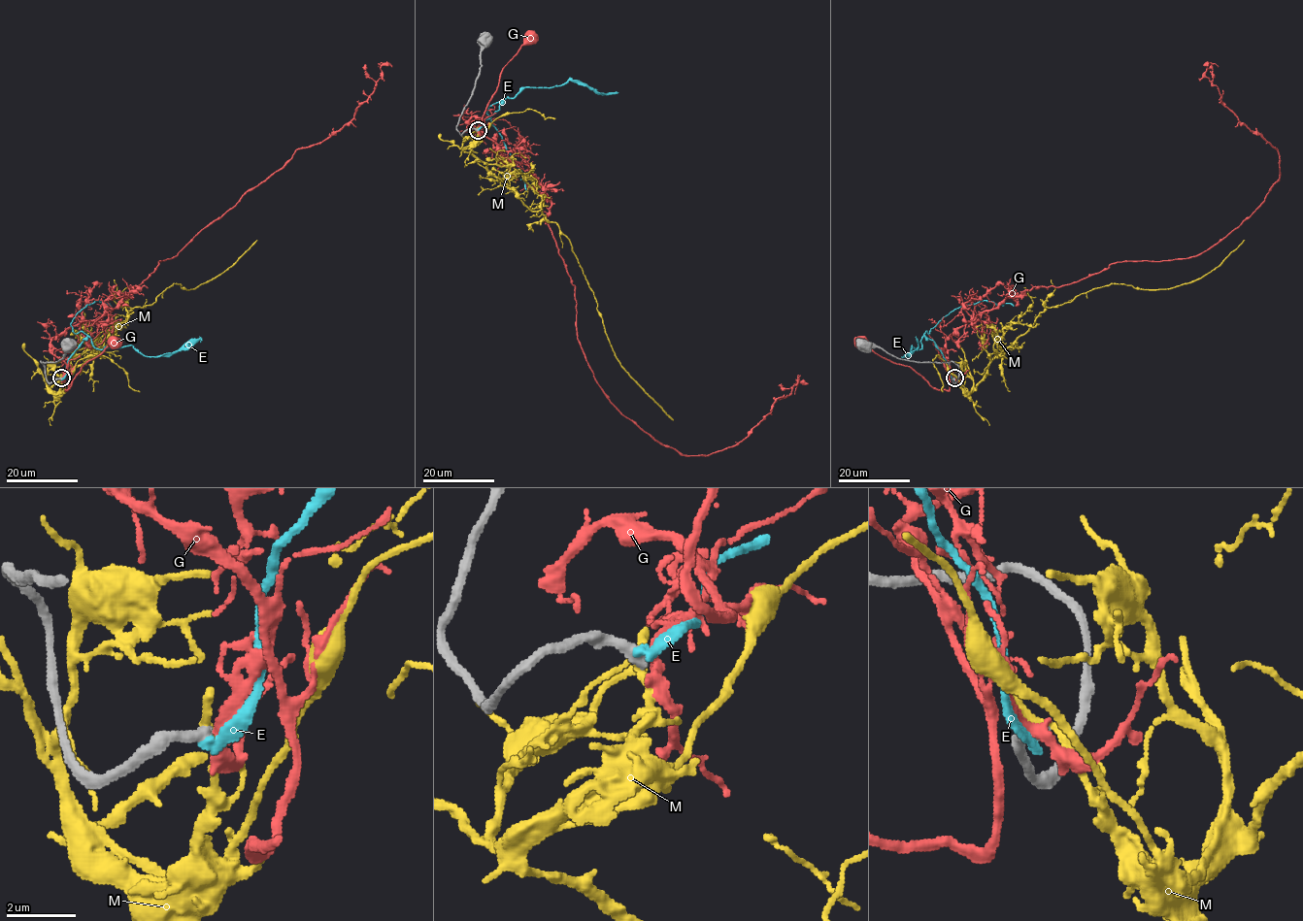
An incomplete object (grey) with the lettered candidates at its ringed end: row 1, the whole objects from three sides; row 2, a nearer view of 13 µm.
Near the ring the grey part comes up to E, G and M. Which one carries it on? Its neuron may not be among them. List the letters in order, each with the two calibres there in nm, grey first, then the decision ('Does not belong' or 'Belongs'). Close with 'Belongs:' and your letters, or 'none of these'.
E: Thickness 420 nm (grey) against 320 nm. Does not belong
G: Thickness 400 nm (grey) against 260 nm. Does not belong
M: Thickness 400 nm (grey) against 320 nm. Does not belong
Belongs: none of these

